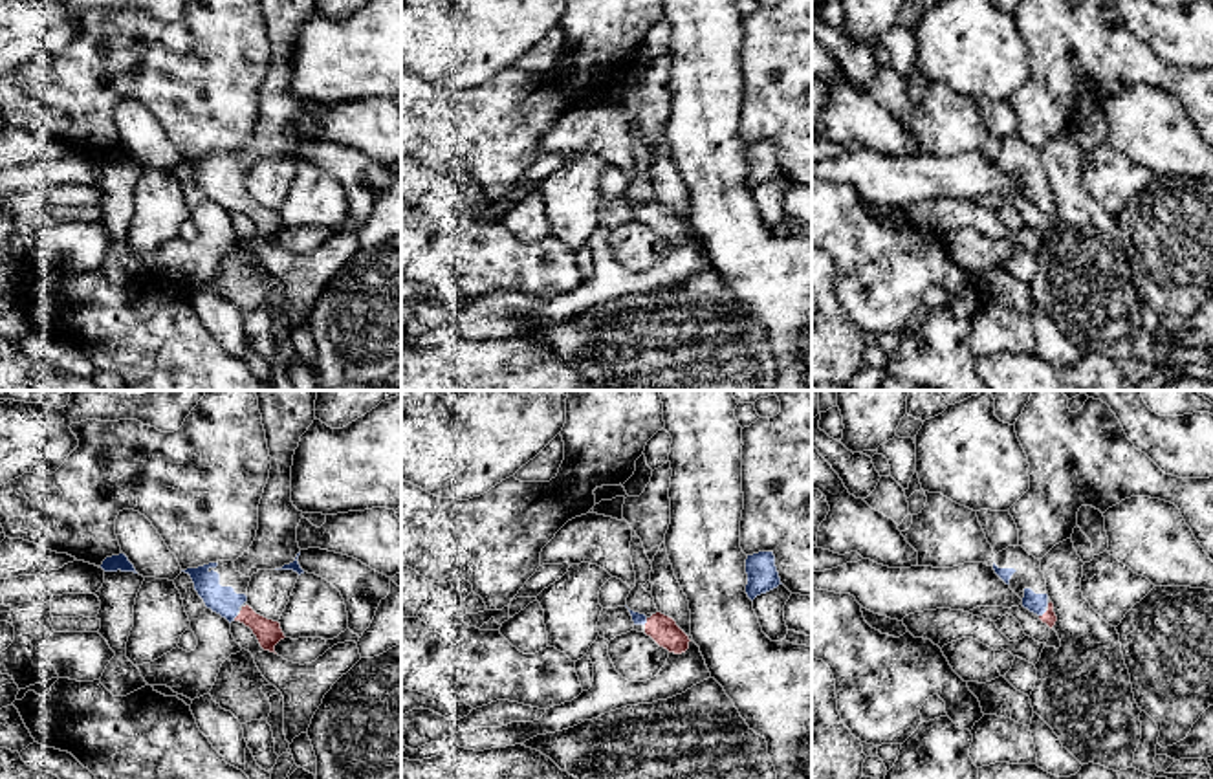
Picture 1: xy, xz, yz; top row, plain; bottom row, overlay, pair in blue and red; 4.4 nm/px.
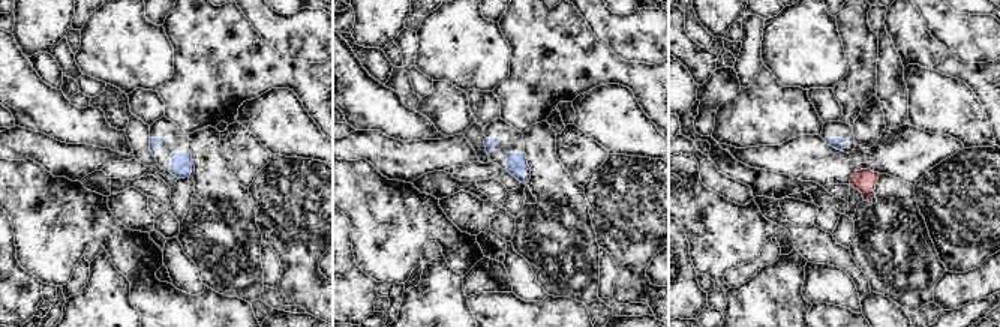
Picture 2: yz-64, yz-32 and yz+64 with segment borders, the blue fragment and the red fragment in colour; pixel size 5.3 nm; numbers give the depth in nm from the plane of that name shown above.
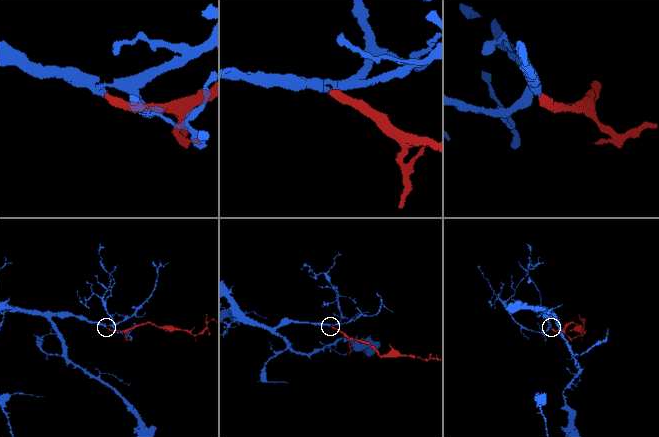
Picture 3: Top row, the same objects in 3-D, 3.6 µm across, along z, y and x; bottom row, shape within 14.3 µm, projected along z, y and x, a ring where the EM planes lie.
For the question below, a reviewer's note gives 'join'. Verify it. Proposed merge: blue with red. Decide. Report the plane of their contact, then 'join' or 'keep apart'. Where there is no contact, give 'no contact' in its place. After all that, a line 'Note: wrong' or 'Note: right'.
contact in yz; join
Note: right

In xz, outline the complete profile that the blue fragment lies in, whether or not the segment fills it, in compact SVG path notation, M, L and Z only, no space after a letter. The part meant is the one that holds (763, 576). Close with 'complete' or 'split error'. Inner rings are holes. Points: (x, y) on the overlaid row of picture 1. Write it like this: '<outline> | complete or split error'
M759 552L746 559L746 594L753 601L757 596L777 588L781 583L773 552Z | complete

